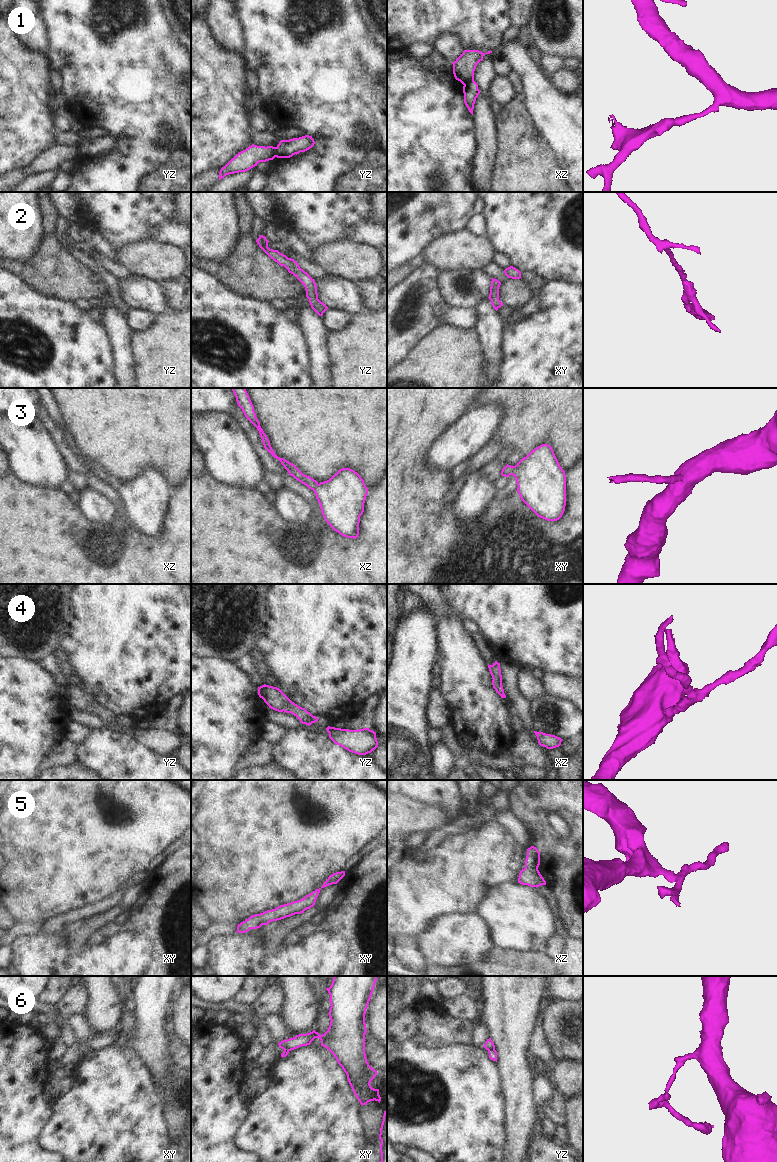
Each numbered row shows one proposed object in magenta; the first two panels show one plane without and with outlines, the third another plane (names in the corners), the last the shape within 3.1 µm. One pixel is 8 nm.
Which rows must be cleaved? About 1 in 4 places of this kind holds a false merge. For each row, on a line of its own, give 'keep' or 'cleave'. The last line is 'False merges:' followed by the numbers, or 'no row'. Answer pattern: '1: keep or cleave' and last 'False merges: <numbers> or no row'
1: cleave
2: keep
3: keep
4: keep
5: keep
6: cleave
False merges: 1, 6

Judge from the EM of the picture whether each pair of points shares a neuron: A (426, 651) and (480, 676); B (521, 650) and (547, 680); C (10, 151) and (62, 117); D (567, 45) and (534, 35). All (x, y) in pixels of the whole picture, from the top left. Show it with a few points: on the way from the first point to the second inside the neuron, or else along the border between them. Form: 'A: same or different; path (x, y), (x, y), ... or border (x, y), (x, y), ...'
A: different; border (437, 657), (435, 663)
B: different; border (544, 672), (567, 676)
C: different; border (54, 114), (53, 124), (56, 127)
D: same; path (559, 41), (549, 40), (542, 35)

